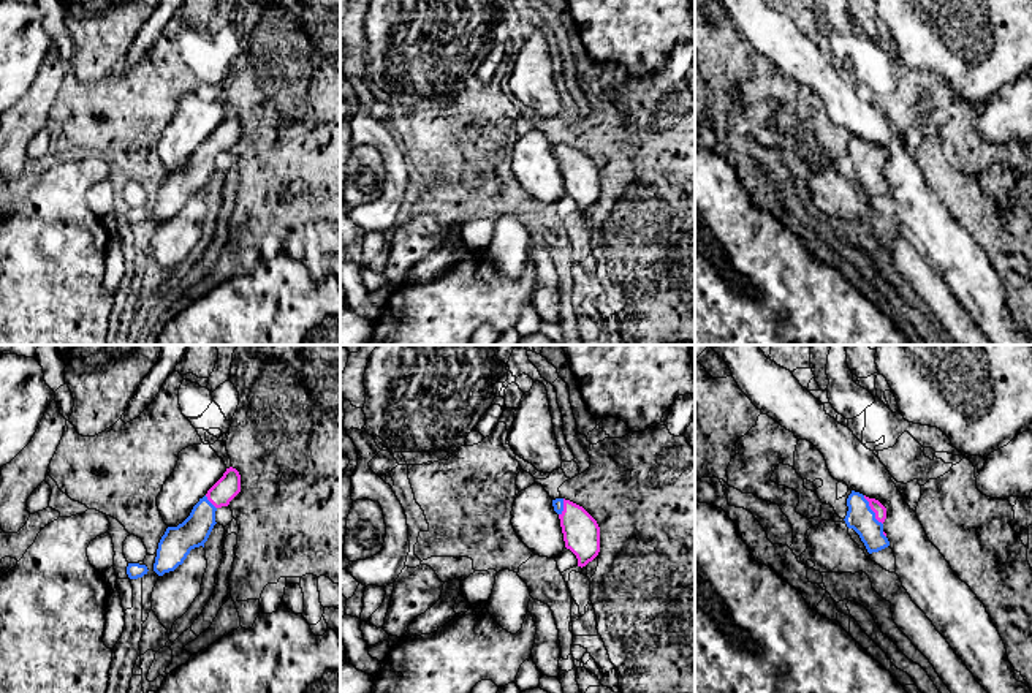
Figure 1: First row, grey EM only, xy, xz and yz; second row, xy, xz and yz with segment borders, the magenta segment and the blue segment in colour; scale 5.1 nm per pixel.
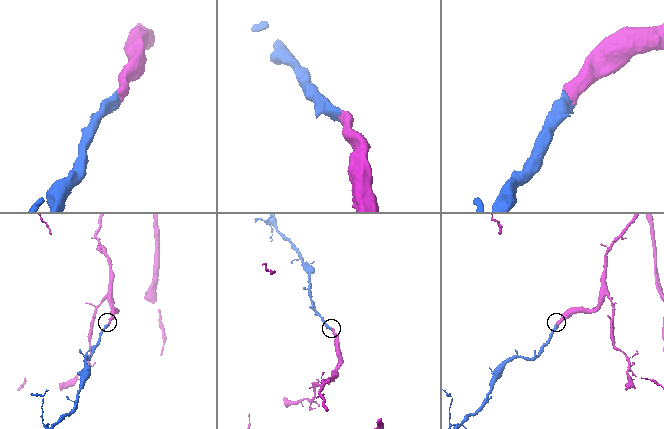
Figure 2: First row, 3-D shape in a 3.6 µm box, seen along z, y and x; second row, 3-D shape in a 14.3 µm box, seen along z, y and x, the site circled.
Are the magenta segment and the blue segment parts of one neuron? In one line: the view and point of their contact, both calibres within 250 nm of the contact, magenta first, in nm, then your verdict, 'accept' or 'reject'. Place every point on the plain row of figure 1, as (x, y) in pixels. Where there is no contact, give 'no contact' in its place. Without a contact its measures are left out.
meets magenta in yz at (871, 154); 60 nm thick on the magenta side, 140 nm on the other; accept

